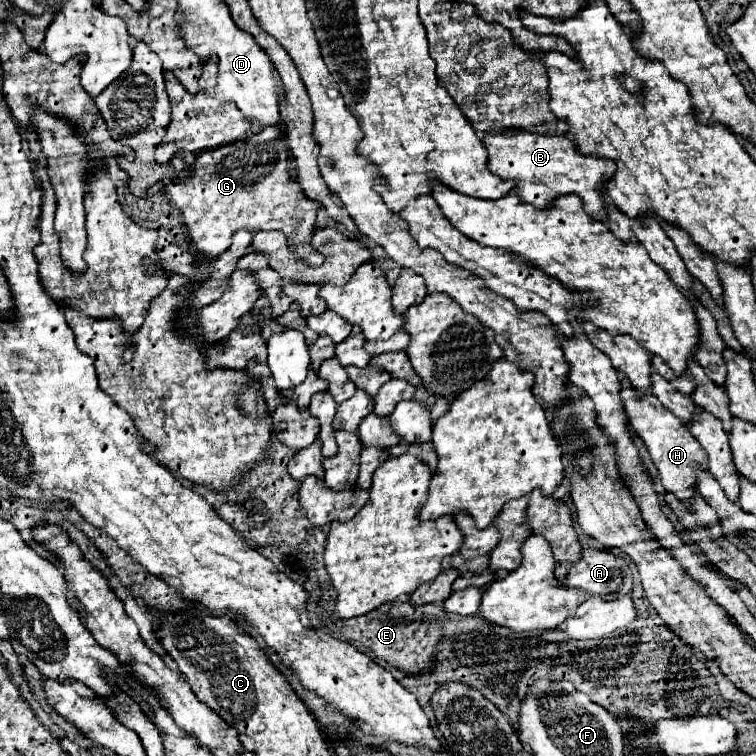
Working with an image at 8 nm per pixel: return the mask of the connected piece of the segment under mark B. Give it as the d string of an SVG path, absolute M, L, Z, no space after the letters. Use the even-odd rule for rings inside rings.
M508 132L508 134L484 134L482 136L486 150L490 154L488 168L506 180L516 180L516 194L536 206L536 208L550 208L556 198L564 194L576 194L582 198L586 212L600 220L608 220L608 212L604 208L606 198L600 196L604 192L606 180L616 172L614 160L608 158L594 158L582 156L576 152L576 144L566 136L540 136L532 132Z

